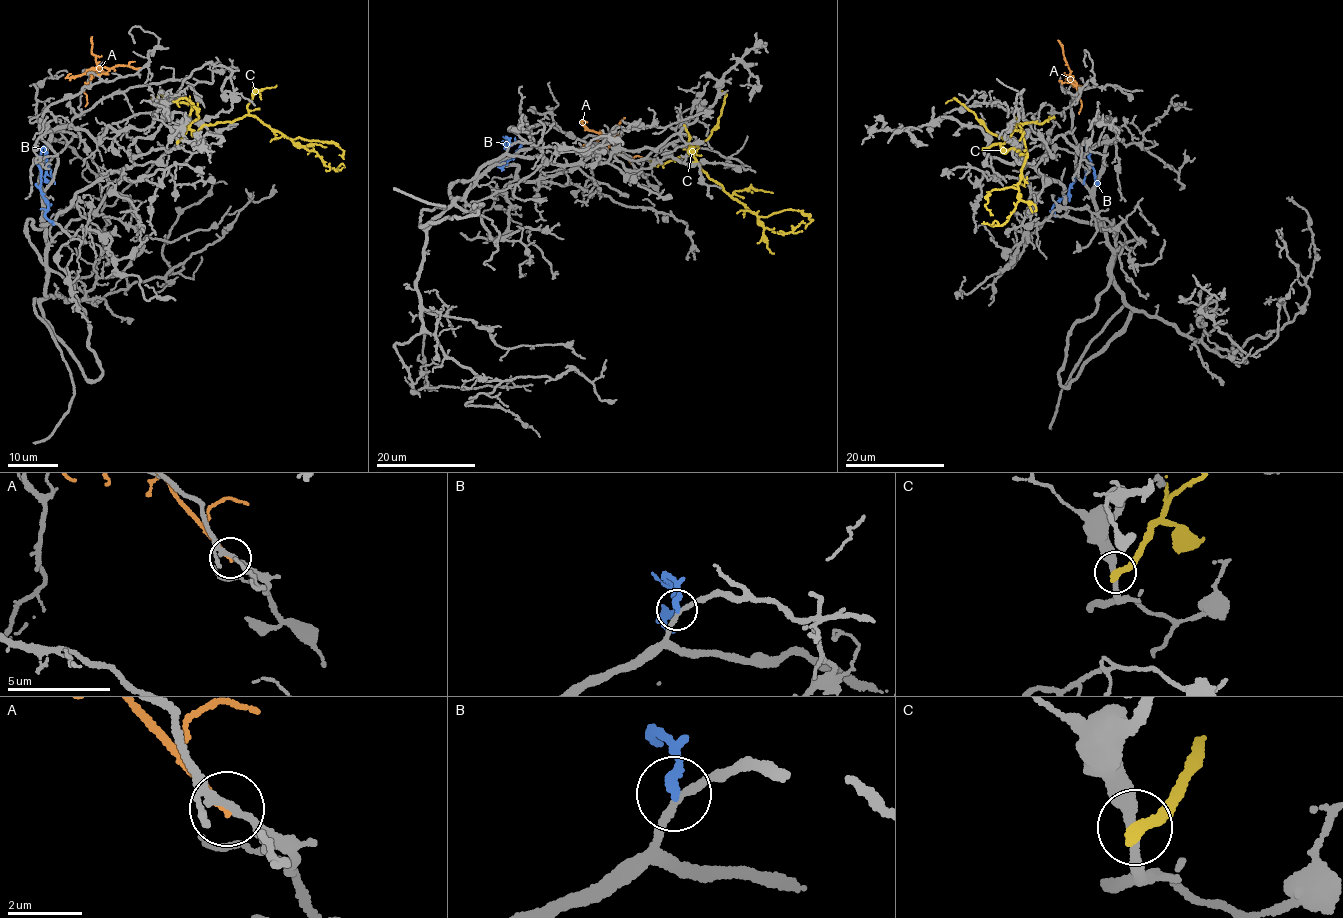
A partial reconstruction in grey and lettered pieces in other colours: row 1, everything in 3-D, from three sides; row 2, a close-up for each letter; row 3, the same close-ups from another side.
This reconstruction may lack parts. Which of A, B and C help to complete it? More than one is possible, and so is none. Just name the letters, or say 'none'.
none

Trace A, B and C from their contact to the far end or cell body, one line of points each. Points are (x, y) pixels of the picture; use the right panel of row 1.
A: (1078, 91), (1070, 76), (1070, 83), (1076, 88), (1081, 102), (1078, 114)
B: (1055, 216), (1053, 205), (1067, 195), (1074, 180), (1084, 144), (1098, 188)
C: (984, 148), (1000, 145), (1027, 156), (1017, 187), (988, 193), (985, 206), (992, 215)

